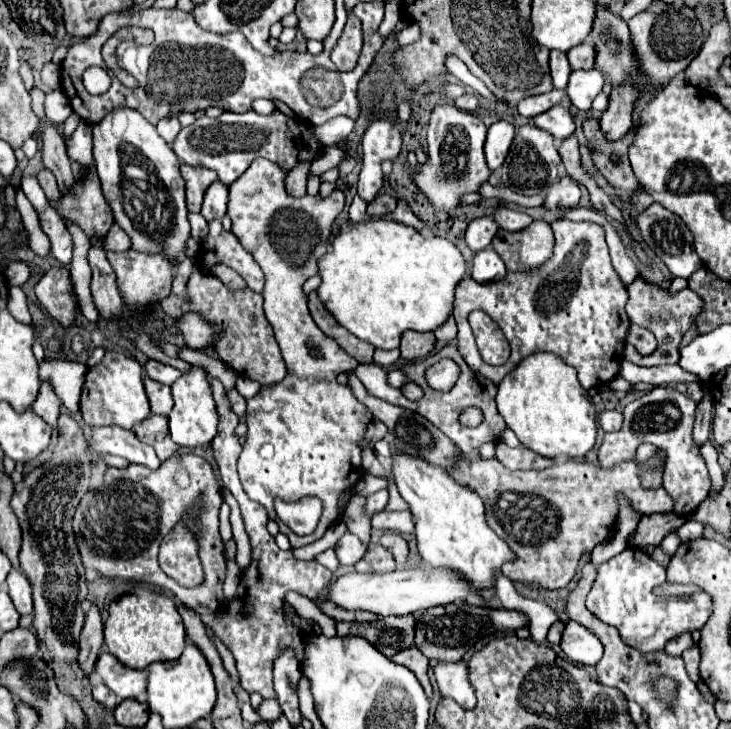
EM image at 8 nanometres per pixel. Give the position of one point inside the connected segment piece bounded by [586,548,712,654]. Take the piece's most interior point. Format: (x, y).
(622, 595)

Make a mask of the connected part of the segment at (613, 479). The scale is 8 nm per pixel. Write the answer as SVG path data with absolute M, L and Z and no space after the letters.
M658 448L648 462L638 464L636 460L626 460L614 470L604 470L588 462L560 460L540 472L512 472L498 458L466 456L460 452L452 476L462 484L470 484L482 496L490 528L516 554L516 560L506 562L502 572L512 582L534 582L552 590L568 586L576 574L578 560L590 554L596 544L612 538L620 518L618 496L624 496L640 514L674 512L674 500L662 486L644 488L640 482L642 472L662 470L664 464L666 452Z

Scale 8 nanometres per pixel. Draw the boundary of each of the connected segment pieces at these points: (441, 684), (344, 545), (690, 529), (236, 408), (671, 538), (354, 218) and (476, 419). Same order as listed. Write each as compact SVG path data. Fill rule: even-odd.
M464 660L438 662L434 668L434 676L442 696L454 698L466 710L472 710L476 706L476 694L468 680L468 666Z
M346 532L338 544L336 544L336 556L340 560L342 566L354 566L364 554L366 554L366 548L360 544L358 536L354 536L352 532Z
M688 520L676 532L682 538L682 542L688 542L688 540L696 540L696 538L704 536L704 528L706 528L706 524L700 524L696 520Z
M236 388L228 390L228 392L226 392L226 396L228 396L228 400L230 400L232 412L234 412L238 418L242 418L242 416L244 416L244 412L246 412L246 400L238 394L238 390L236 390Z
M670 532L670 534L662 540L662 544L660 544L660 548L670 557L675 554L678 546L680 546L680 538L676 536L676 532Z
M354 196L350 206L350 222L362 222L366 218L366 202L360 196Z
M466 408L466 412L462 412L462 424L478 426L480 422L482 422L482 412L478 412L478 408Z

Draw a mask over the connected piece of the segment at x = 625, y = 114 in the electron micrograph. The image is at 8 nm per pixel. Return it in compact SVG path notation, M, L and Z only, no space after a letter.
M620 82L612 88L610 104L600 118L602 132L608 140L618 140L632 128L632 110L638 98L640 88L634 88L634 82Z

